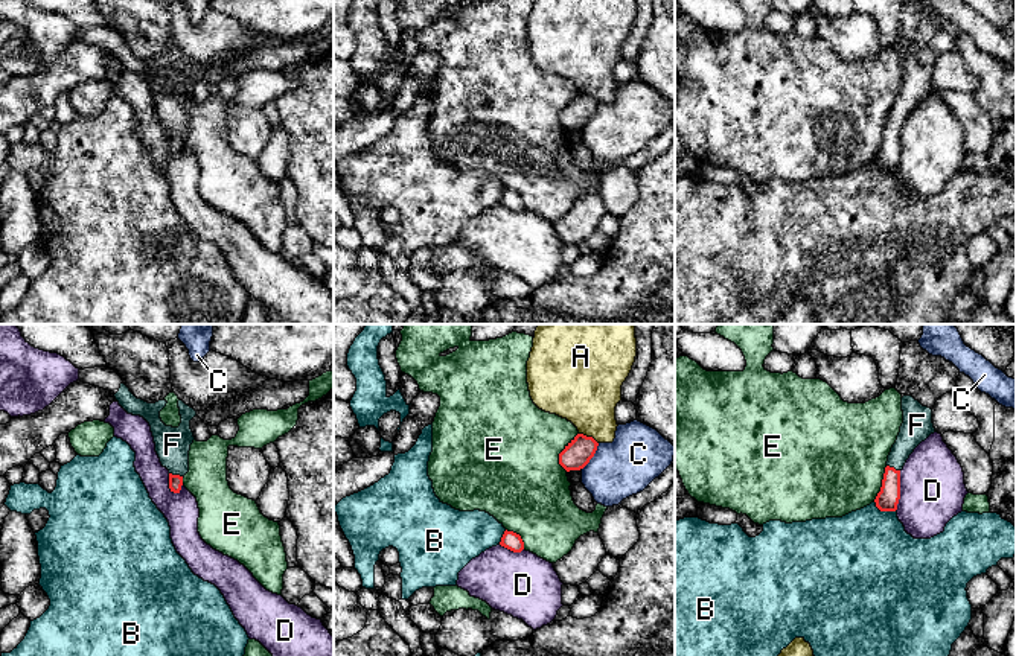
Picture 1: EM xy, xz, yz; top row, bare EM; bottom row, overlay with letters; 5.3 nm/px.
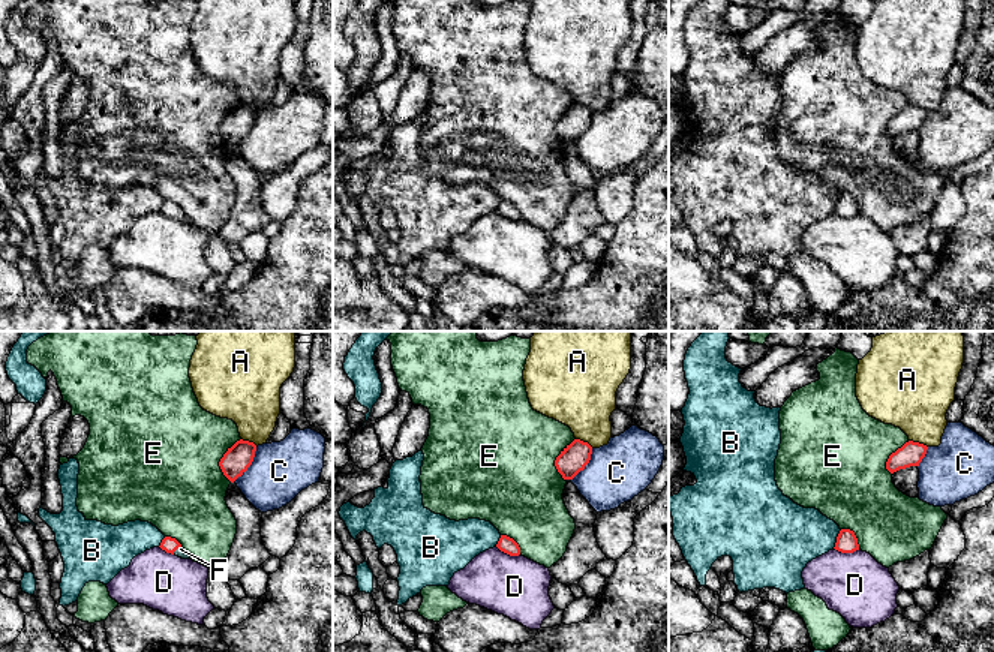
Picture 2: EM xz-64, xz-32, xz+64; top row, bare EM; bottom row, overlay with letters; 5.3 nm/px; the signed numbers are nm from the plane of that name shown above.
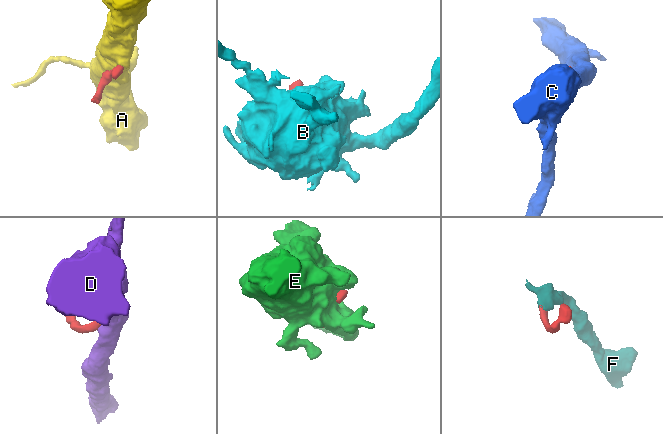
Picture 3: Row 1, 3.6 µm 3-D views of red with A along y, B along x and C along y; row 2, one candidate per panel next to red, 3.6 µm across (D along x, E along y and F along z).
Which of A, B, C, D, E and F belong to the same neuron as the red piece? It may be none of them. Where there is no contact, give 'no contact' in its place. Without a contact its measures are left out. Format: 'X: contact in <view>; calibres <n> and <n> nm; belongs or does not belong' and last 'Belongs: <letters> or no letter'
A: contact in xz; calibres 150 and 360 nm; does not belong
B: contact in yz; calibres 120 and 480 nm; does not belong
C: contact in xz; calibres 150 and 300 nm; does not belong
D: contact in yz; calibres 120 and 340 nm; does not belong
E: contact in xz; calibres 150 and 480 nm; does not belong
F: contact in xy; calibres 80 and 190 nm; belongs
Belongs: F

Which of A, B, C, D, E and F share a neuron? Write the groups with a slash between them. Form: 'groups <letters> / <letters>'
groups A / B / C / D / E / F

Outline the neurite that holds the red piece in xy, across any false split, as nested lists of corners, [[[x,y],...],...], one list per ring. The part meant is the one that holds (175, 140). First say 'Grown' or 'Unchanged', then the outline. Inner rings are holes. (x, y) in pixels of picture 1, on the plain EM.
Grown. [[[113,27],[79,29],[79,40],[110,50],[128,73],[140,75],[149,82],[155,111],[161,125],[169,129],[169,148],[174,152],[180,152],[183,137],[189,131],[189,110],[195,99],[190,79],[196,75],[196,70],[178,59],[181,82],[178,87],[166,85],[160,78],[160,70],[168,61],[163,58],[148,62],[137,58]]]

